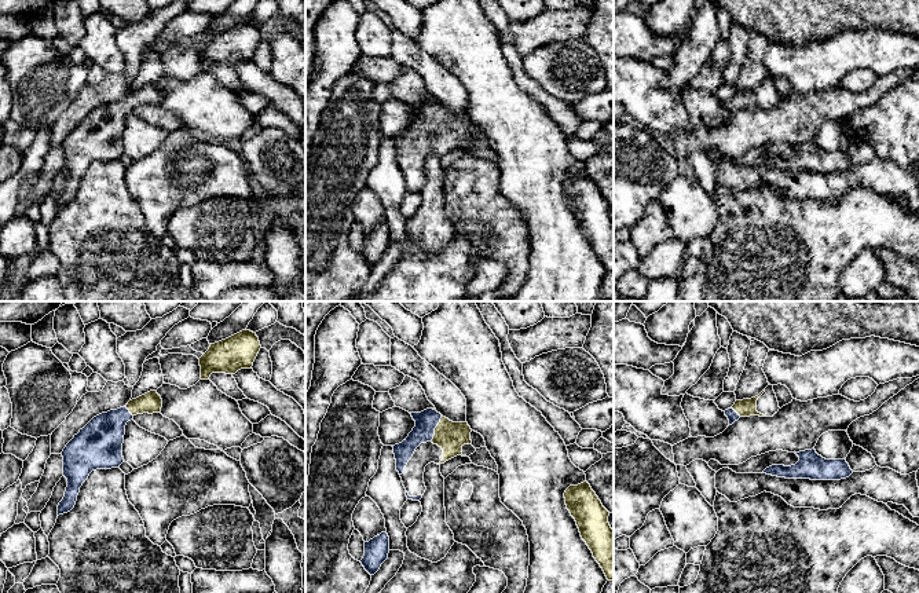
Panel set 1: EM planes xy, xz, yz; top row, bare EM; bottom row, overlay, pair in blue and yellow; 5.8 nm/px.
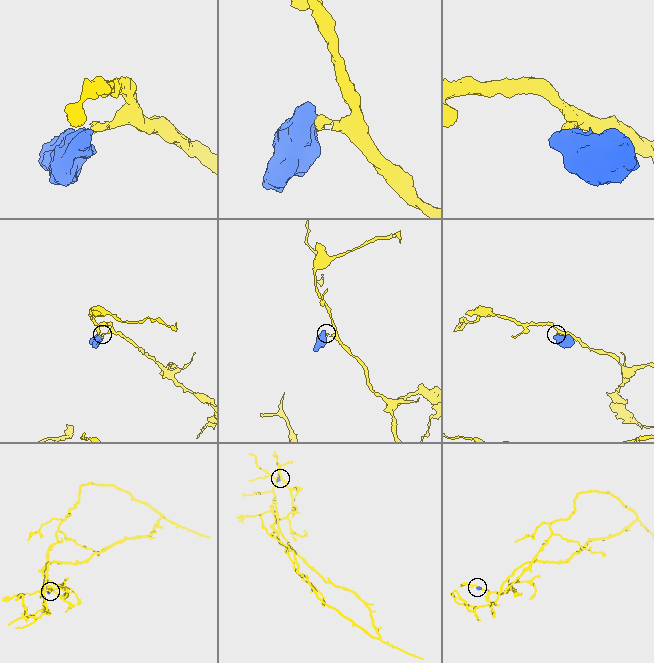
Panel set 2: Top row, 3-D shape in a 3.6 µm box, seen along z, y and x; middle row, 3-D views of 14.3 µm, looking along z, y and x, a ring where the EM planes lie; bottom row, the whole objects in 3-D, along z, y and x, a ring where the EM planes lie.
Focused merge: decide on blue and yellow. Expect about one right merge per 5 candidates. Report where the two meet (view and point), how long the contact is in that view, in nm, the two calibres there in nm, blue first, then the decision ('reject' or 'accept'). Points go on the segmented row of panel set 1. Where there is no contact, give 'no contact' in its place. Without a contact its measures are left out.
xz (435, 427) | 170 nm | 130/170 nm | accept

